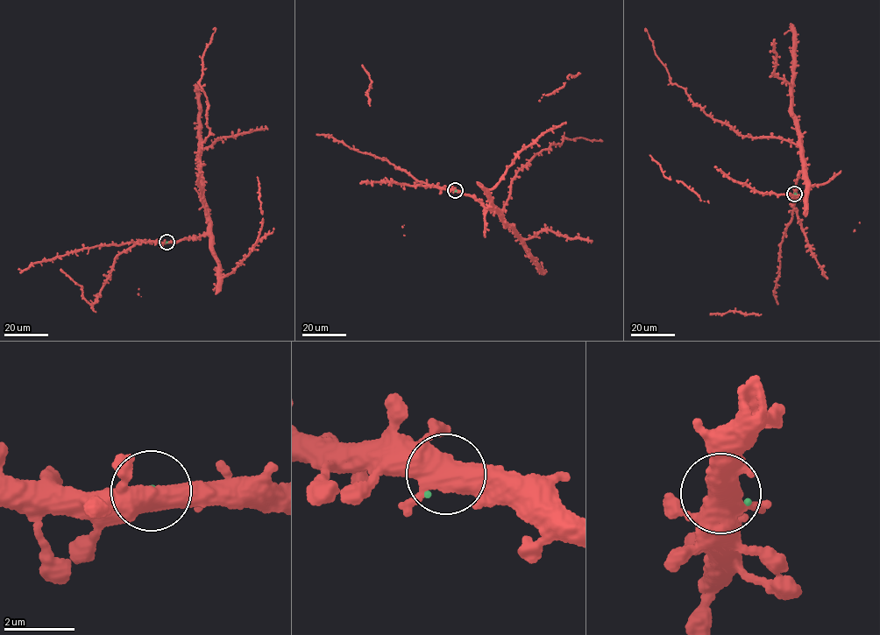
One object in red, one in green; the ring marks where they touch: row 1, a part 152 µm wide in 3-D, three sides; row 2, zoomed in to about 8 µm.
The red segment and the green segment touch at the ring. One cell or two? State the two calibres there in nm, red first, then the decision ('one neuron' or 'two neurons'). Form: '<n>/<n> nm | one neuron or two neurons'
400/140 nm | two neurons

